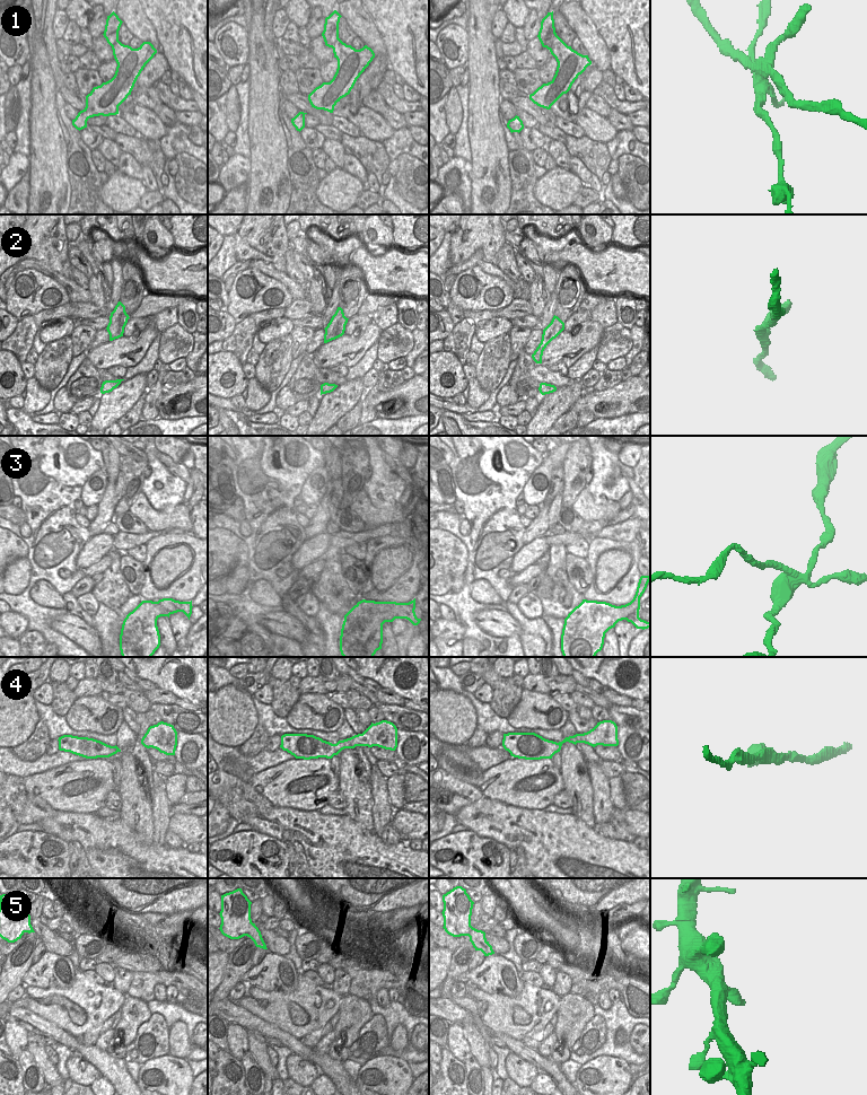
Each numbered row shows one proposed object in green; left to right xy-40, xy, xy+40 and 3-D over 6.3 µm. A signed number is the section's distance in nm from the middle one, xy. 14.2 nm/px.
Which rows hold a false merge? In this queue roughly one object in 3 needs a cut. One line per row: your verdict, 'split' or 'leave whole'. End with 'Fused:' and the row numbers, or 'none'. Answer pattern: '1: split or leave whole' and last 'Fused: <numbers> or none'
1: split
2: leave whole
3: split
4: leave whole
5: leave whole
Fused: 1, 3

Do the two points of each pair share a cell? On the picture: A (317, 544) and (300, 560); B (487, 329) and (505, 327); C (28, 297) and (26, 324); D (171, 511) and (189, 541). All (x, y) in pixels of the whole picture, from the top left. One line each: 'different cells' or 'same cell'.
A: same cell
B: same cell
C: different cells
D: different cells

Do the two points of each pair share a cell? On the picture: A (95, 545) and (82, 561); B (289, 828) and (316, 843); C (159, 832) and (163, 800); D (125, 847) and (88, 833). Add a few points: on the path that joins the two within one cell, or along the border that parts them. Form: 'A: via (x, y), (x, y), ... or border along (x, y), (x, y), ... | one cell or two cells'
A: via (95, 549), (86, 558) | one cell
B: via (296, 828), (300, 828), (309, 837) | one cell
C: via (160, 824), (160, 808) | one cell
D: via (116, 844), (110, 844), (97, 835) | one cell

